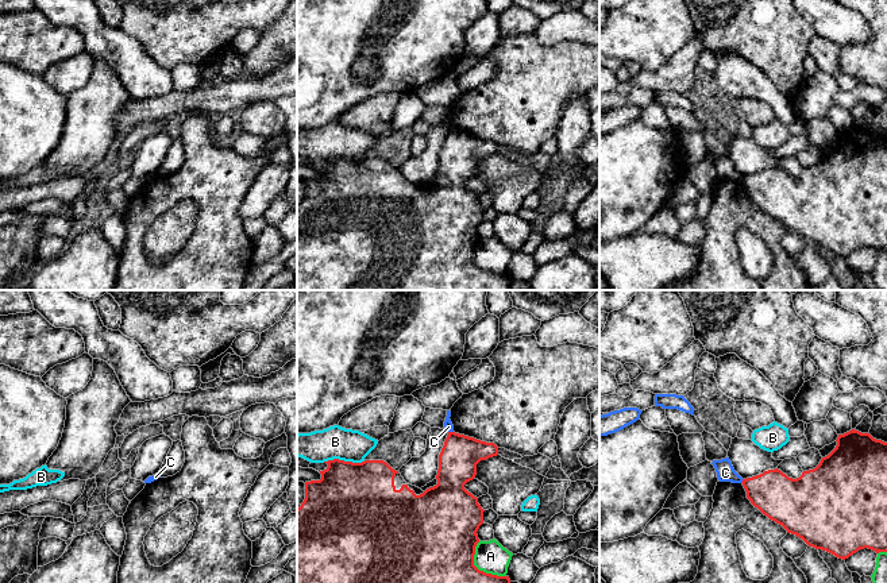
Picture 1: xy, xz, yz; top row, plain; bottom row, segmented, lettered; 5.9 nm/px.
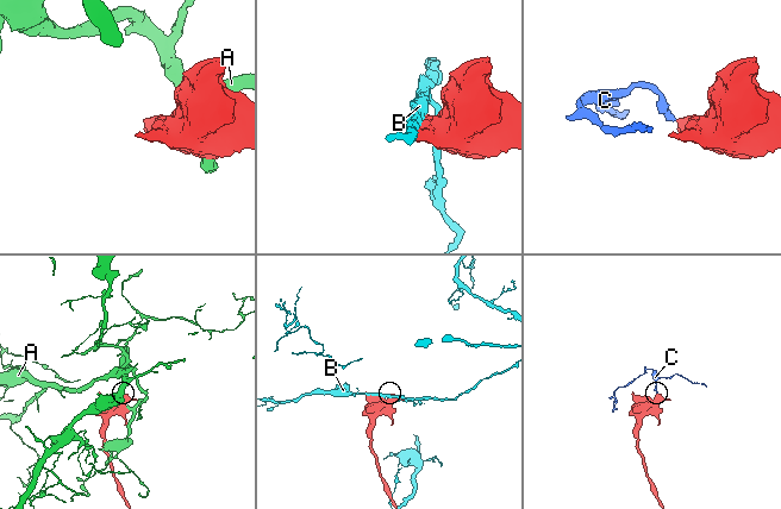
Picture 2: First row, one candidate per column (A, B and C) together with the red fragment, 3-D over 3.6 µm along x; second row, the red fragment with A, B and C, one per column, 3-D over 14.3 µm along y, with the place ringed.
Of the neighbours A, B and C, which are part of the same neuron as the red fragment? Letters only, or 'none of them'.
none of them

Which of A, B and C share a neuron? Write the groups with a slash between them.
A / B / C

